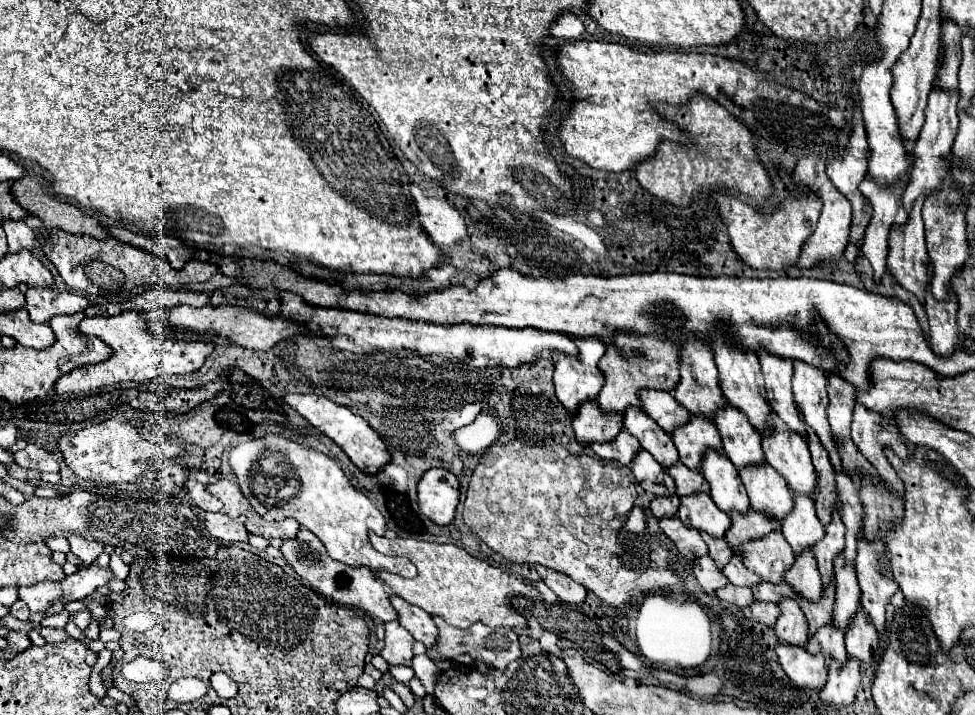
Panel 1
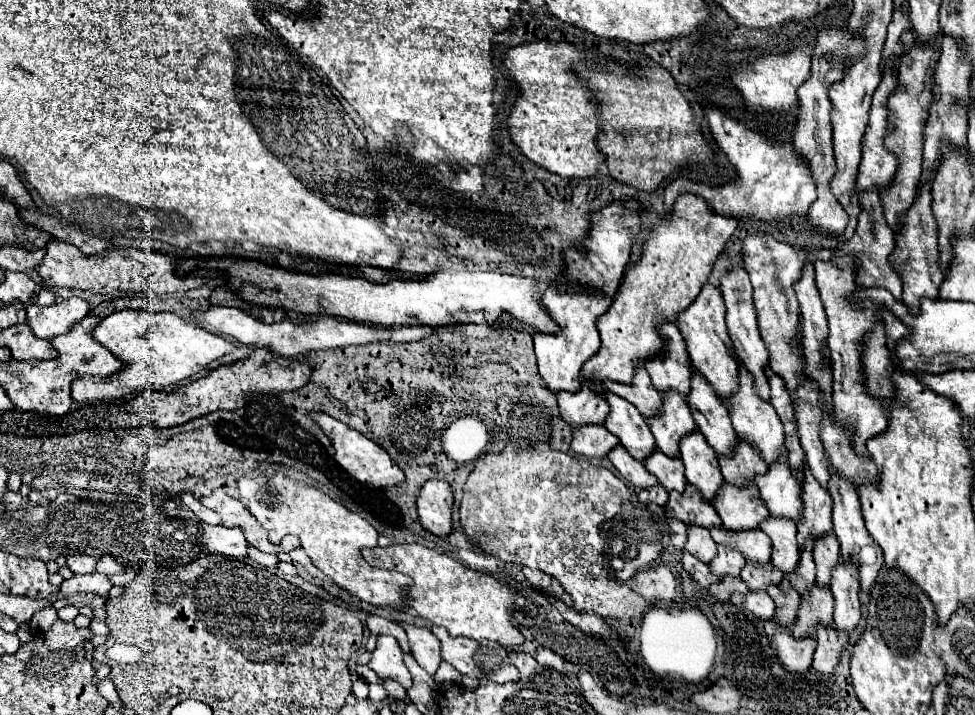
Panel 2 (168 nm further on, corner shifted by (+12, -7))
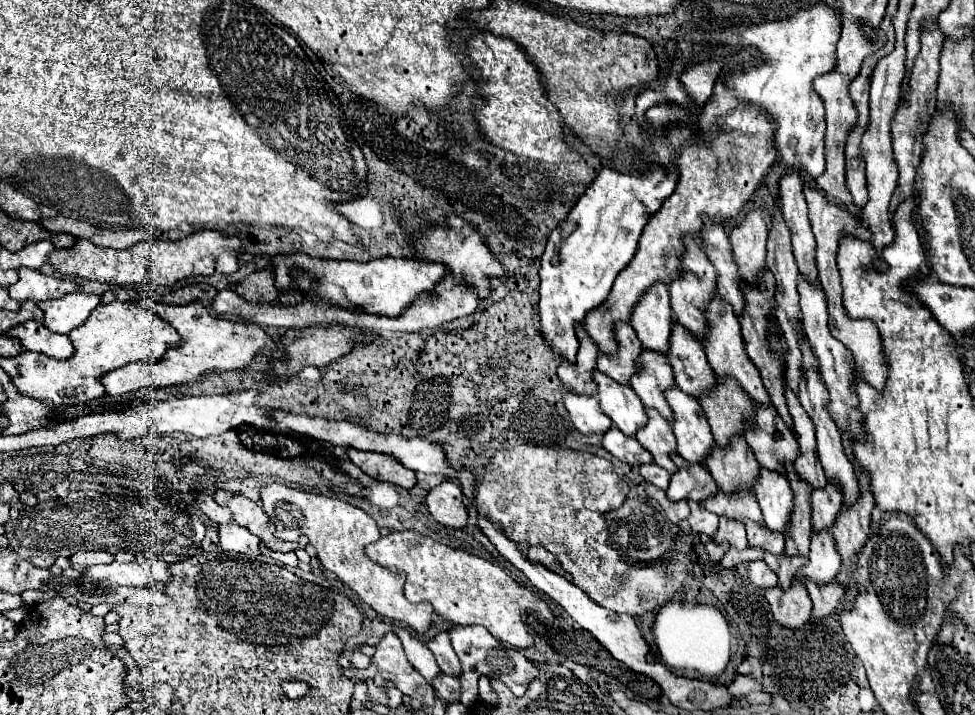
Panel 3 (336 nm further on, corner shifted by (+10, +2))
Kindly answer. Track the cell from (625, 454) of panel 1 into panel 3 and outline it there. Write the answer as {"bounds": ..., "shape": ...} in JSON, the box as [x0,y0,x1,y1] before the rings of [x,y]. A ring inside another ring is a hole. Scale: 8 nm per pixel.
{"bounds":[563,391,613,435],"shape":[[[563,391],[563,401],[575,429],[583,435],[603,435],[613,425],[611,419],[607,419],[601,411],[597,397],[585,397]]]}

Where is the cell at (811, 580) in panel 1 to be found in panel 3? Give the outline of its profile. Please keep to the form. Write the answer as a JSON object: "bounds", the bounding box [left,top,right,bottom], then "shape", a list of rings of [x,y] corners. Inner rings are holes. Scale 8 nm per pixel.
{"bounds":[755,469,793,533],"shape":[[[761,469],[761,477],[755,485],[755,497],[761,505],[765,525],[775,533],[785,533],[793,515],[793,489],[787,477]]]}

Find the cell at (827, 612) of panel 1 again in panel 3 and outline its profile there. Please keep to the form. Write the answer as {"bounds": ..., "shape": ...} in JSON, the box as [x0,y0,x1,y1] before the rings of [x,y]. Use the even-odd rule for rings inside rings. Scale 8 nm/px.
{"bounds":[785,463,813,557],"shape":[[[787,463],[787,477],[795,493],[795,509],[793,509],[791,527],[785,533],[785,555],[807,557],[809,545],[811,545],[811,533],[813,533],[813,525],[811,525],[811,491],[813,489],[811,485],[799,479],[791,463]]]}

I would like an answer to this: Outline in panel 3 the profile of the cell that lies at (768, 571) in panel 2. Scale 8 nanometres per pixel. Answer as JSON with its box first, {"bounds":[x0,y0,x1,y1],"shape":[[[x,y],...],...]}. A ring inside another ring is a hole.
{"bounds":[745,521,785,555],"shape":[[[751,521],[745,523],[747,525],[747,539],[749,539],[749,547],[757,547],[775,555],[785,553],[785,537],[781,533],[773,533],[765,527],[759,527]]]}

